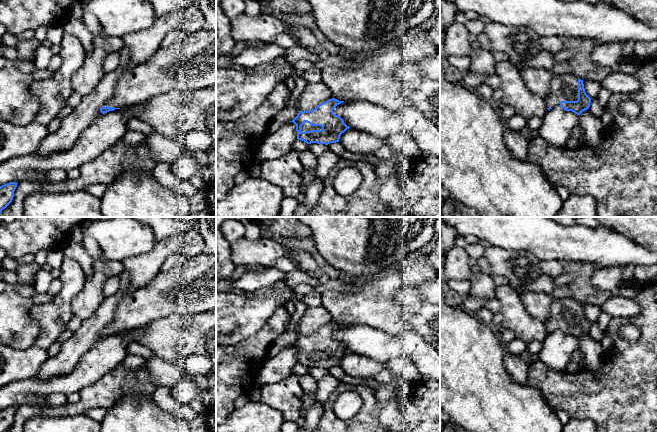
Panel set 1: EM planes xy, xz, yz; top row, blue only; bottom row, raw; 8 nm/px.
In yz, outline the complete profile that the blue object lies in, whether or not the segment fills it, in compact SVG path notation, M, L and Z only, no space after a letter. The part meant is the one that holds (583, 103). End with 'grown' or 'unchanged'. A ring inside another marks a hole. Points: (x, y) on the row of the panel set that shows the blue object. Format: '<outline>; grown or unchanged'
M573 74L553 75L548 94L543 100L548 110L560 106L577 115L589 109L591 103L583 80Z; grown

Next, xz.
M332 98L313 110L299 111L290 121L296 125L297 139L307 144L328 145L339 142L341 134L350 128L340 116L333 113L333 109L343 102Z; grown

